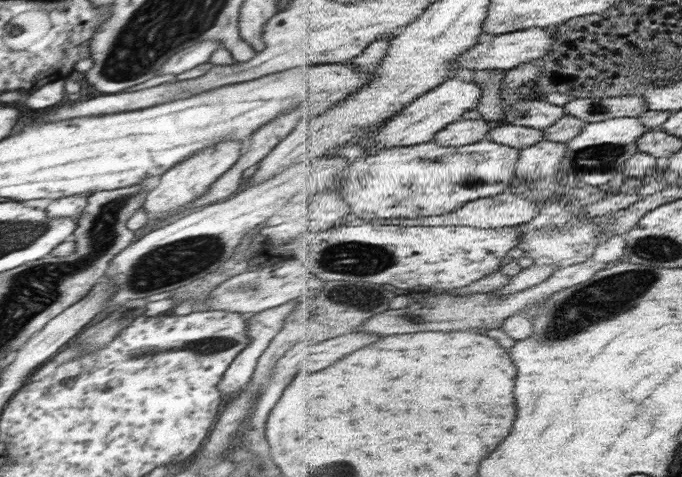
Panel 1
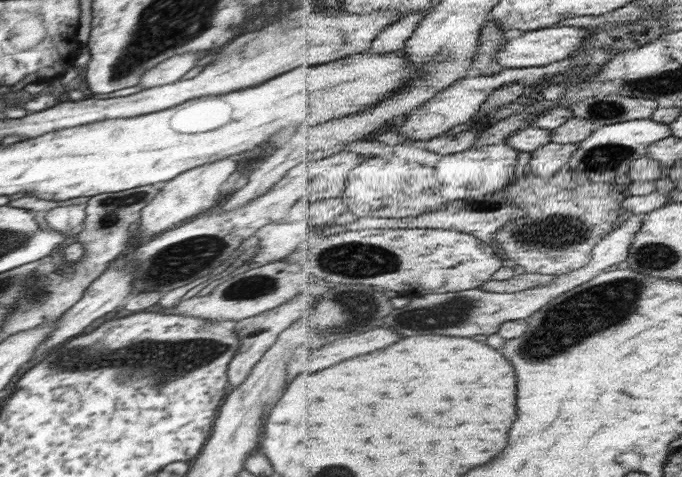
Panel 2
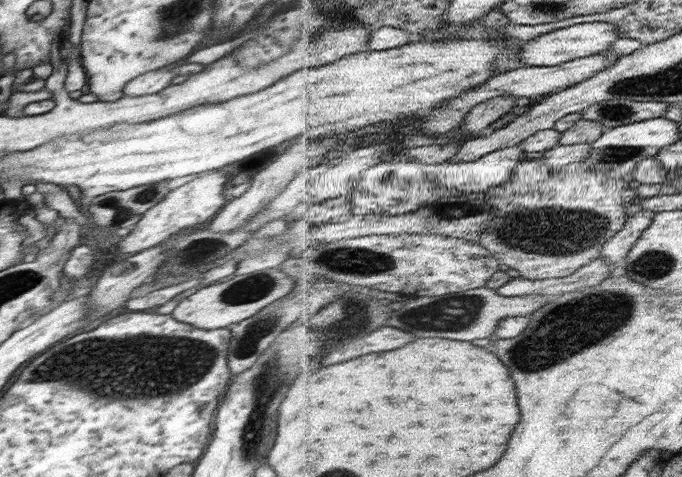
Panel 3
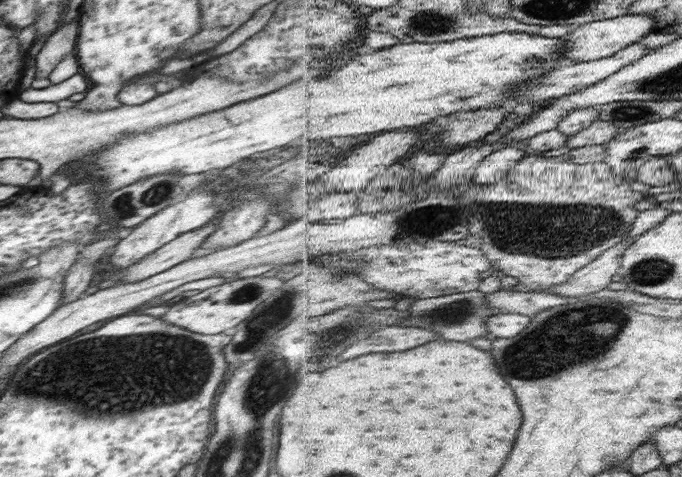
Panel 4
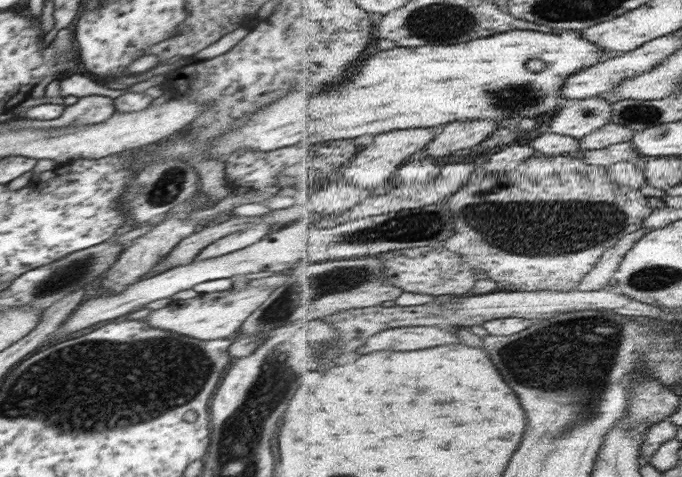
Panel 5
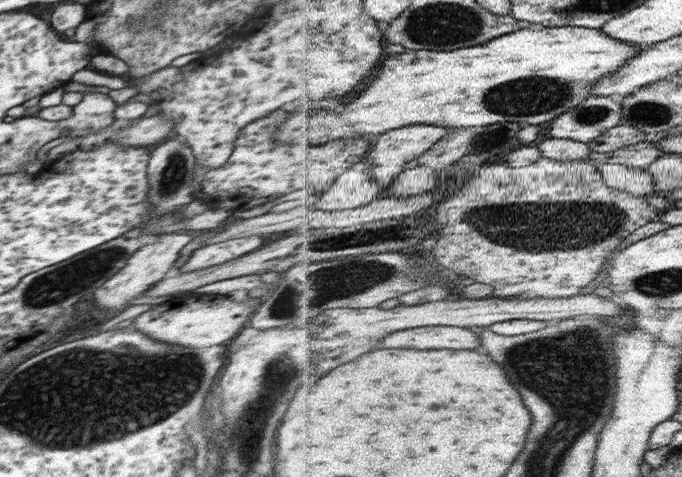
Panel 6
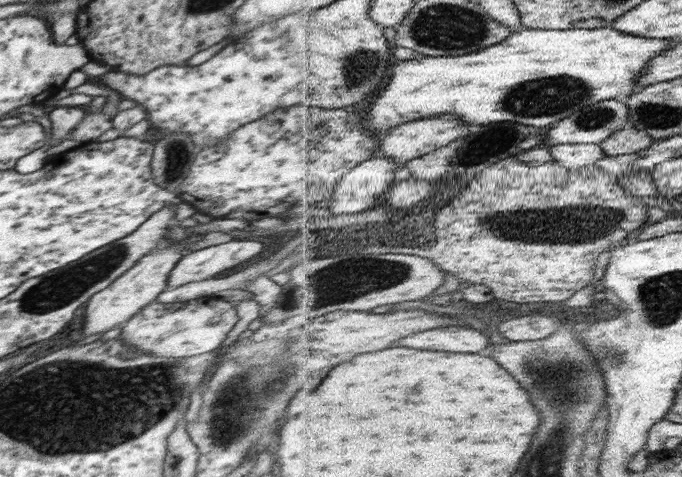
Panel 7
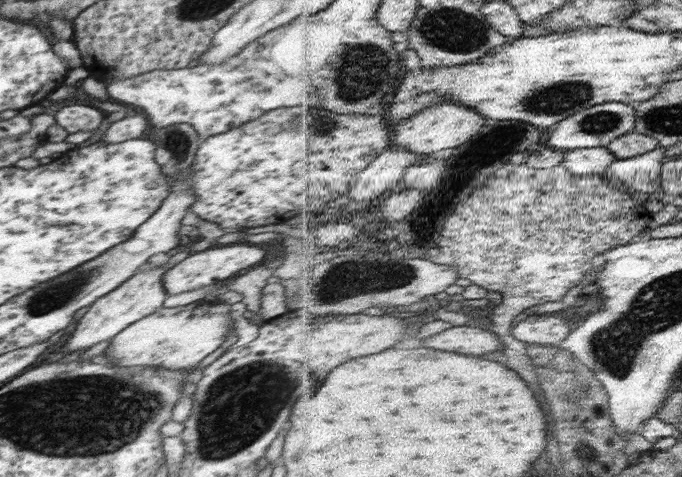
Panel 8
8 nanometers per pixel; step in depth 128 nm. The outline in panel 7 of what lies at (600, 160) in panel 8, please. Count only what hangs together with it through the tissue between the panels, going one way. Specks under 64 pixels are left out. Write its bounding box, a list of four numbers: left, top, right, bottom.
[550,144,607,169]

